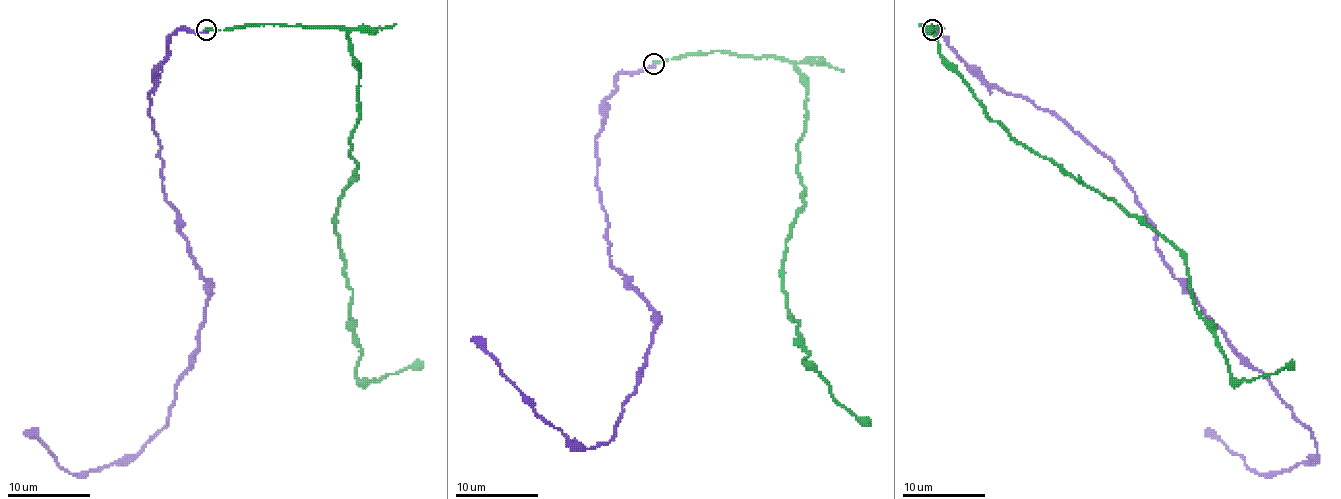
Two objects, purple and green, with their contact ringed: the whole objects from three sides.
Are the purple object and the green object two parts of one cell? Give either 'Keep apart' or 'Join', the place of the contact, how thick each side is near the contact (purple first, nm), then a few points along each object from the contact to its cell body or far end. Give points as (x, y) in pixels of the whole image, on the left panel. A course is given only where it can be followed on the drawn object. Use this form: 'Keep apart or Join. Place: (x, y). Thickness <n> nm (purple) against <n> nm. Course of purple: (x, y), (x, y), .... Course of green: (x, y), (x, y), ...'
Keep apart. Place: (206, 29). Thickness 240 nm (purple) against 130 nm. Course of purple: (205, 30), (170, 36), (147, 92), (162, 189), (207, 285), (166, 423), (87, 471), (65, 471), (25, 432). Course of green: (205, 30), (346, 32), (359, 71), (357, 177), (338, 198), (338, 247), (357, 376), (423, 361)

